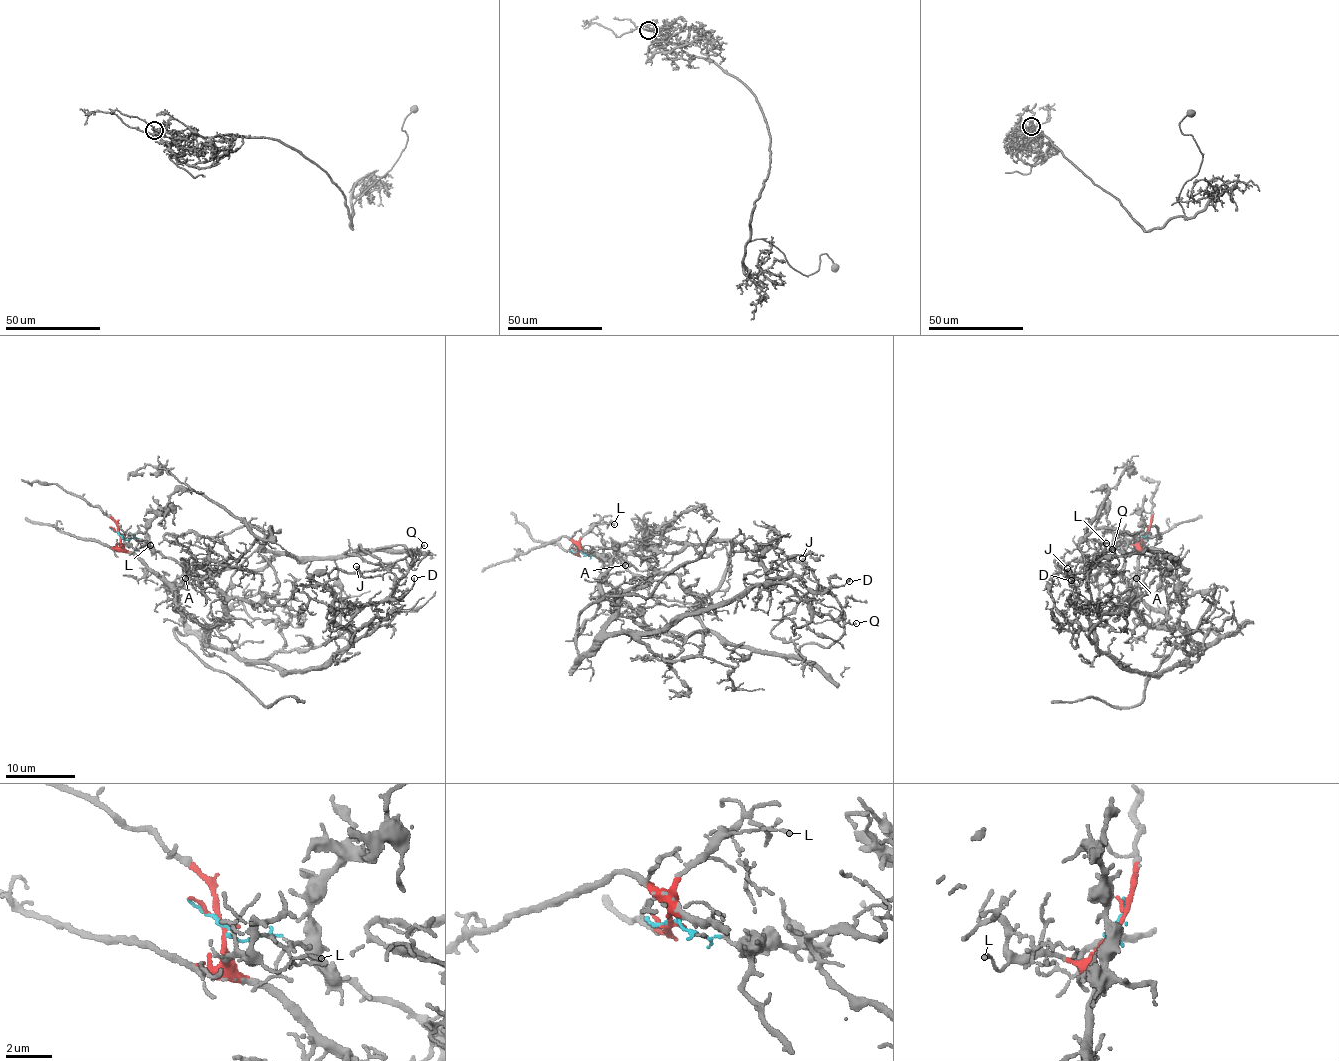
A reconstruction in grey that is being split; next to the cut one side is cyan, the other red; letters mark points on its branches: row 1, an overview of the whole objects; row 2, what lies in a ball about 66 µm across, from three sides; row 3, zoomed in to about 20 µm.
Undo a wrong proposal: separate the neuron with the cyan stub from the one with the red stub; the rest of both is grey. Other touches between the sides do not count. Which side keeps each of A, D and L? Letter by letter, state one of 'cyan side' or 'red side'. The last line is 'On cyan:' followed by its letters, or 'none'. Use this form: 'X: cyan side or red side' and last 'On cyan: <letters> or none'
A: red side
D: red side
L: red side
On cyan: none

